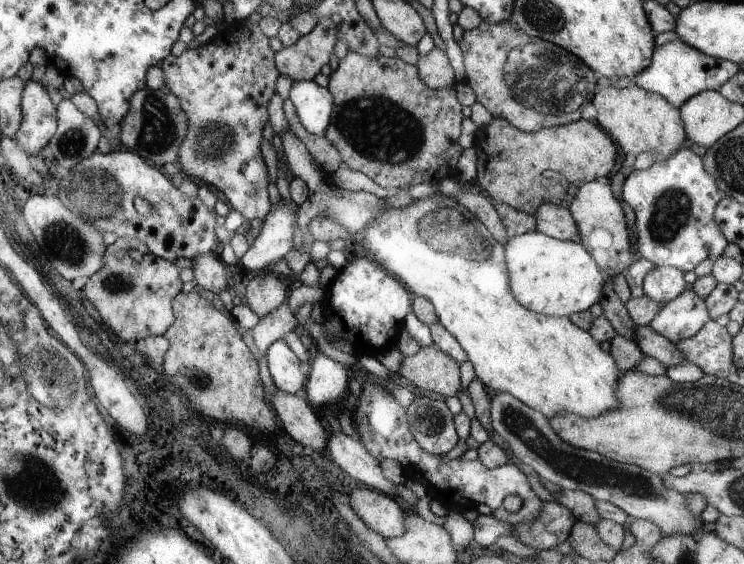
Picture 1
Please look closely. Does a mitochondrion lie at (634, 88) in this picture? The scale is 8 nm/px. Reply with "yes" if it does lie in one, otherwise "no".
no

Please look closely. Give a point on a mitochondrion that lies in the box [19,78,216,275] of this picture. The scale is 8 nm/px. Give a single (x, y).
(99, 191)

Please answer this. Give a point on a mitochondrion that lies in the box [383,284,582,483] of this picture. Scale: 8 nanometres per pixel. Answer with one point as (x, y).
(429, 420)

